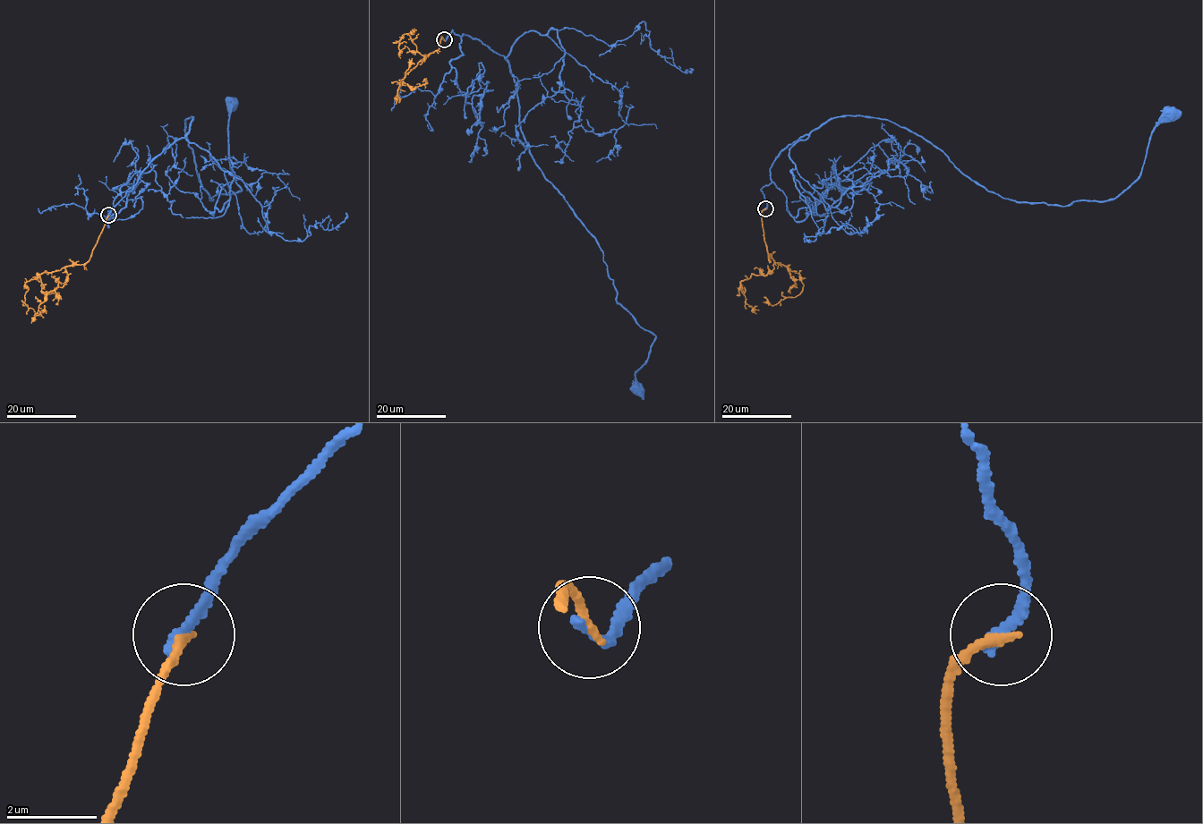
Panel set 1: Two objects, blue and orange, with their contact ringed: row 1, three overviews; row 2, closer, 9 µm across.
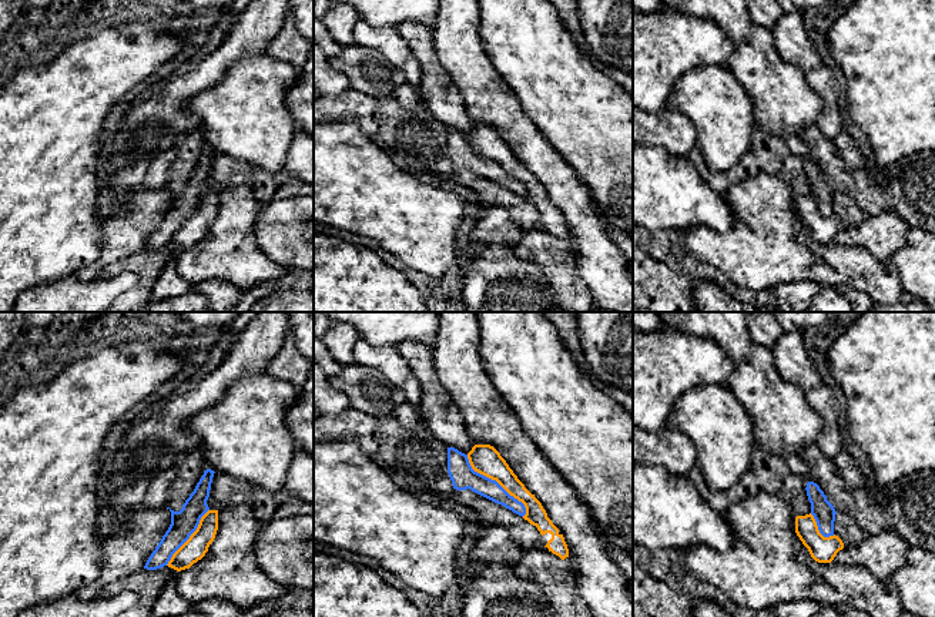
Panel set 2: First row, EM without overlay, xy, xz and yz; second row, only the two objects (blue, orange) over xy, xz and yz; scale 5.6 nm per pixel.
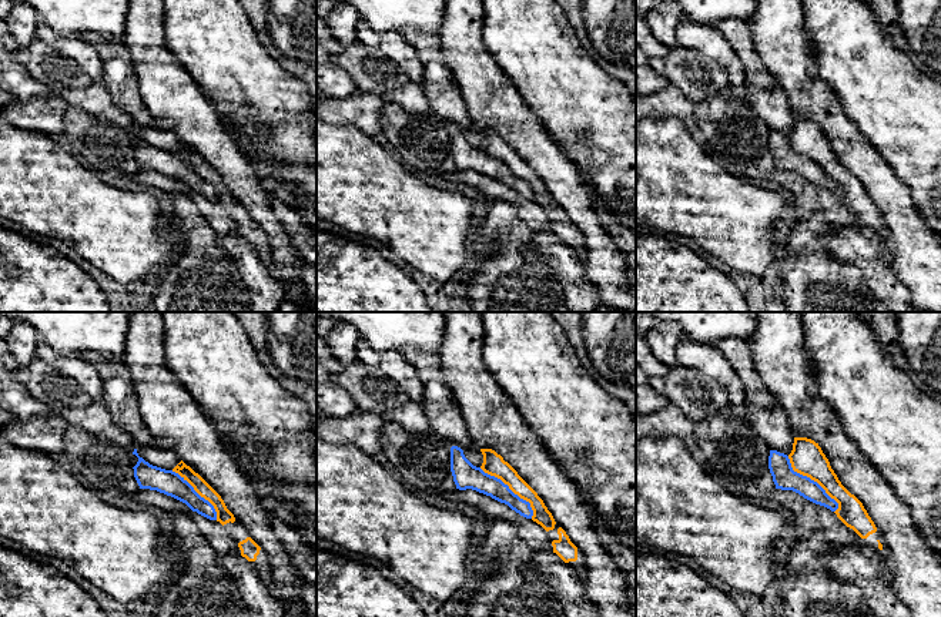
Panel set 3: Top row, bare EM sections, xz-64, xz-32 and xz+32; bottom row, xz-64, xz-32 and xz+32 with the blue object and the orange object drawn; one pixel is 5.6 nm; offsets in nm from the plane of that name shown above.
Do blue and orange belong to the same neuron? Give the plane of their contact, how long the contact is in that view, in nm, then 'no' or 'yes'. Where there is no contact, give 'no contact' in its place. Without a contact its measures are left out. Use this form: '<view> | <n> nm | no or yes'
xz | 480 nm | no

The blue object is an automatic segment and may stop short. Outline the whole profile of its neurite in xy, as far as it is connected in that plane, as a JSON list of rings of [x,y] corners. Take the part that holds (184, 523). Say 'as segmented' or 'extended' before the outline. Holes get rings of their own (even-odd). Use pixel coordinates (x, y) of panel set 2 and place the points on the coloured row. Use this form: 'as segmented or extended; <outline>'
as segmented; [[[207,469],[197,483],[194,492],[182,504],[180,512],[171,512],[171,524],[155,550],[148,557],[144,569],[157,570],[168,564],[172,554],[197,530],[201,517],[210,510],[207,500],[210,497],[214,470]]]

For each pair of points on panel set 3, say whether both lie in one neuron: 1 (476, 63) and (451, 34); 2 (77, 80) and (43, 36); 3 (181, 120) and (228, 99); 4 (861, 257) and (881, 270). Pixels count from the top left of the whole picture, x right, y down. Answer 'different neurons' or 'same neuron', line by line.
1: same neuron
2: different neurons
3: different neurons
4: same neuron

